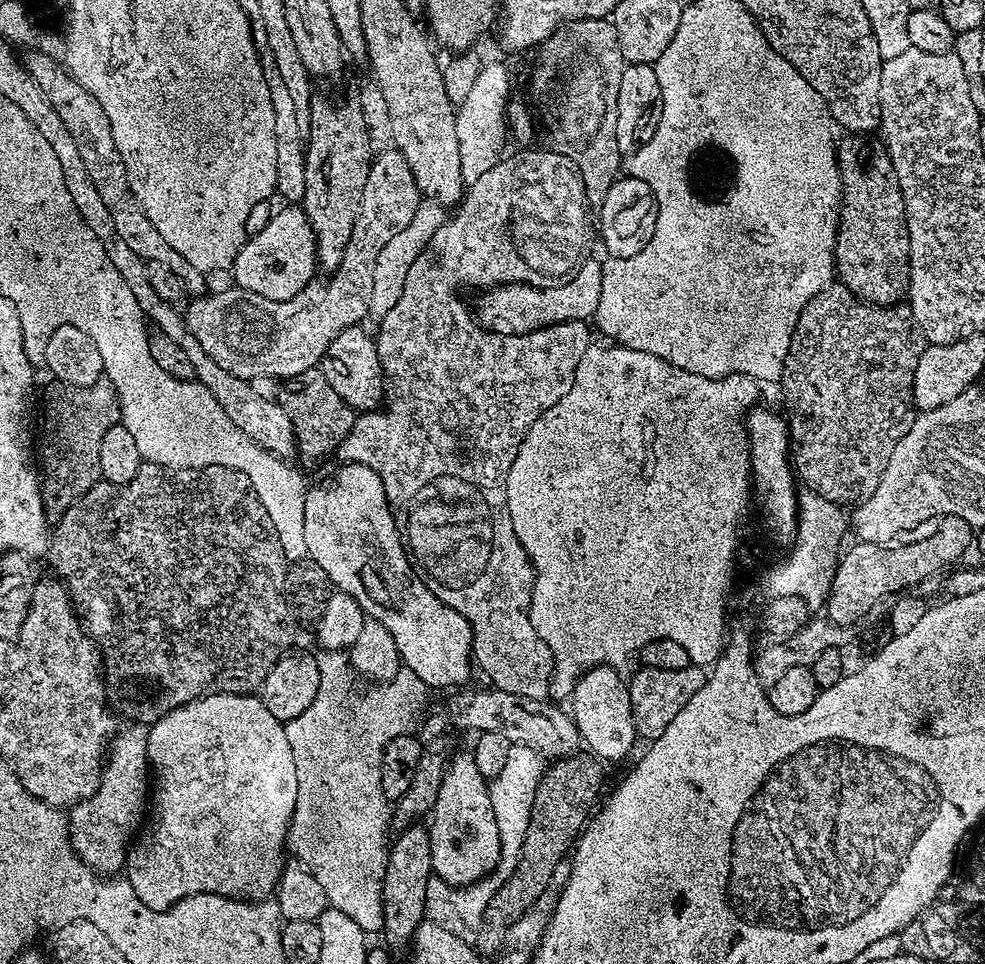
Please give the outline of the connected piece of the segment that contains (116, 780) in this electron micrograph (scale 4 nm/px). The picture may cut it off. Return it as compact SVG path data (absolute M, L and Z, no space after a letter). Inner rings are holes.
M128 726L125 732L124 729L117 731L111 737L98 790L87 800L73 804L67 813L68 838L78 858L82 858L82 862L101 877L119 873L116 871L127 865L128 849L133 847L134 837L145 823L149 804L148 728Z

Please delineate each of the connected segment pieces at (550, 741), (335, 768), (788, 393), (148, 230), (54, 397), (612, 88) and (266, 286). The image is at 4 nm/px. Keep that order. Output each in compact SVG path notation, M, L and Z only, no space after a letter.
M494 686L490 690L468 692L461 696L453 714L453 723L466 730L505 734L513 745L522 745L538 753L545 761L557 761L568 758L578 734L575 720L568 713L556 706L548 704L549 701L539 697L510 694Z
M321 651L319 655L316 656L316 661L318 662L318 670L320 671L318 698L314 698L314 702L310 702L309 708L306 709L304 713L298 714L298 718L289 720L284 724L286 738L290 742L290 750L294 750L294 766L298 770L298 802L294 806L292 825L288 828L288 844L290 845L291 851L292 848L296 851L293 853L295 853L298 859L311 868L312 873L318 878L318 882L330 886L330 892L333 897L348 896L346 910L350 914L350 918L354 918L354 922L358 922L358 926L362 926L362 930L366 934L372 934L372 932L379 933L384 926L382 886L384 885L384 871L386 870L388 850L390 847L390 835L388 836L390 801L386 798L386 794L382 794L382 754L391 740L399 736L409 735L409 733L421 723L422 717L425 715L424 707L428 704L430 689L428 685L423 684L412 672L401 670L401 672L399 672L394 679L389 680L388 683L368 686L368 689L363 692L363 690L360 689L361 681L352 670L352 661L348 659L344 652Z
M832 288L832 292L824 292L811 307L804 307L798 322L794 326L794 334L790 338L790 350L786 354L784 372L778 381L779 387L784 387L784 404L788 407L788 435L790 437L790 455L794 465L794 475L807 491L819 496L832 497L832 500L856 500L868 496L876 487L881 465L888 460L888 453L896 440L902 442L906 438L906 430L910 430L914 419L912 402L912 387L914 386L914 370L918 370L918 358L922 358L926 341L922 330L912 317L911 307L904 312L881 311L880 308L864 308L864 304L856 304L844 288Z
M32 52L28 57L24 56L22 60L24 69L33 76L34 81L38 82L38 86L42 88L46 98L50 100L59 117L66 124L66 129L70 130L70 135L74 138L75 145L78 146L78 151L86 164L90 181L94 182L99 197L110 210L111 219L119 236L128 243L130 250L134 250L134 254L138 254L138 258L146 262L166 262L170 270L174 270L174 274L178 274L178 278L182 280L182 286L188 291L189 297L205 295L205 273L190 266L190 262L186 262L186 258L182 258L182 254L178 254L178 250L174 250L174 246L170 246L170 242L166 242L166 238L158 234L154 222L150 222L144 207L130 190L130 178L126 178L126 166L122 162L122 154L118 154L118 146L114 146L114 134L110 130L110 120L106 118L106 110L102 110L98 98L94 98L90 90L83 88L65 70L59 60L49 53L48 56L44 52Z
M102 378L90 386L70 386L59 382L48 382L44 388L44 421L38 424L38 475L42 506L49 521L59 520L82 494L86 494L101 479L98 466L98 449L102 446L102 437L110 426L121 423L120 399L114 386L107 378Z
M608 18L574 20L557 28L539 45L539 52L536 73L532 76L535 115L539 123L541 120L548 127L547 143L551 151L570 158L574 166L578 166L588 203L593 209L599 210L610 186L622 172L622 154L618 150L618 86L622 83L622 70L626 61L622 46L618 46L618 30L614 30Z
M284 206L284 209L273 211L272 217L268 221L266 228L256 236L249 236L238 250L238 254L232 259L230 275L233 276L235 287L242 290L250 290L254 294L262 294L262 298L274 298L275 300L285 300L294 298L312 283L318 272L316 262L316 231L310 226L308 215L304 213L303 207Z

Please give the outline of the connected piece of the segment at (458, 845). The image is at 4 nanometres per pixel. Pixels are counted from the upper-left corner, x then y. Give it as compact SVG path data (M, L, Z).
M464 750L457 756L453 755L448 761L448 767L442 778L442 786L438 786L438 798L430 813L428 837L432 843L432 871L437 877L445 880L450 886L455 881L472 880L479 876L492 861L496 860L497 837L494 818L494 806L490 806L489 781L478 774L478 766L474 763L471 751Z

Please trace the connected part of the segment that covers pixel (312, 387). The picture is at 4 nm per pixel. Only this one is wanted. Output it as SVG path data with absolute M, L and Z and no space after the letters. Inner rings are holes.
M319 367L306 370L297 376L287 377L283 381L278 403L286 410L286 418L294 426L294 434L299 455L308 460L320 460L337 451L340 443L350 434L357 413L346 401L326 382L326 374Z

